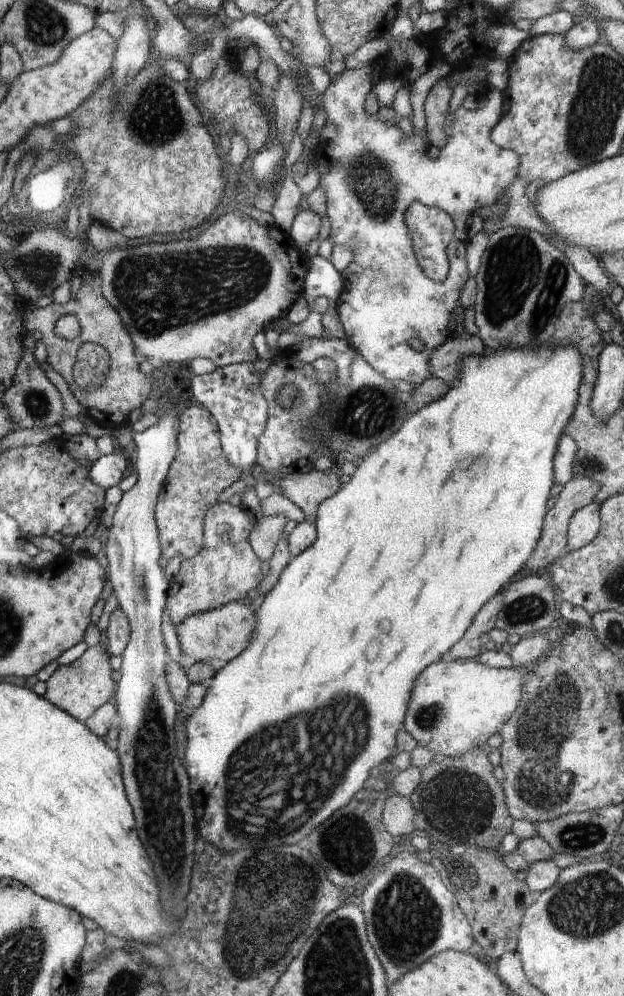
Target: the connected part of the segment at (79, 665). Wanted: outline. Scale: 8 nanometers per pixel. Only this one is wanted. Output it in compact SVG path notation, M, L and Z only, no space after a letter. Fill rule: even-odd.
M103 644L87 647L85 653L78 660L67 665L55 667L54 674L45 682L46 694L43 696L54 706L60 708L80 722L88 720L92 714L106 703L113 703L116 684L111 678L112 666L110 657Z

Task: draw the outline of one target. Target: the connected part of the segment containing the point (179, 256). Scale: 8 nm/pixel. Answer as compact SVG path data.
M240 204L212 224L204 225L196 238L104 251L100 259L102 267L98 273L104 298L120 314L139 358L160 366L168 362L176 365L198 357L229 369L260 363L252 338L263 332L269 323L287 318L288 310L303 292L290 292L292 281L302 282L304 278L299 275L298 261L285 238L256 223L243 212Z

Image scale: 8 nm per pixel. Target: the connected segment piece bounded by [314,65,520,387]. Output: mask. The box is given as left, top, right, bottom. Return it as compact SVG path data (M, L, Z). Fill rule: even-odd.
M370 65L346 69L331 79L324 93L324 110L327 122L336 128L338 138L332 144L320 143L314 153L314 164L320 174L320 186L326 195L326 212L331 224L329 239L333 244L352 248L353 262L362 268L355 273L358 278L353 284L346 283L343 286L336 302L338 318L346 334L345 340L386 380L404 380L417 387L431 377L430 354L453 337L449 327L450 313L459 306L460 291L471 276L466 266L466 247L469 242L466 220L480 206L492 204L502 188L516 178L520 170L520 158L512 150L500 148L490 140L490 132L502 118L504 95L500 91L490 91L489 87L483 94L486 102L477 110L466 110L461 105L455 113L448 113L444 128L446 144L438 158L430 158L427 135L413 132L410 138L406 138L397 124L386 124L377 116L368 116L364 100L374 86L371 71ZM412 202L420 202L428 207L438 206L448 212L455 223L456 235L453 243L447 247L449 273L442 282L434 282L426 277L418 264L413 241L404 222L404 214ZM414 338L422 342L420 352L410 346L410 340Z

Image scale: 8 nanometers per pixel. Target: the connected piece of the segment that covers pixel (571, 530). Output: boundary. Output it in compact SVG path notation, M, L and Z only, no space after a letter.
M592 501L572 515L567 532L569 549L578 550L590 544L598 536L601 526L600 506L601 504Z

